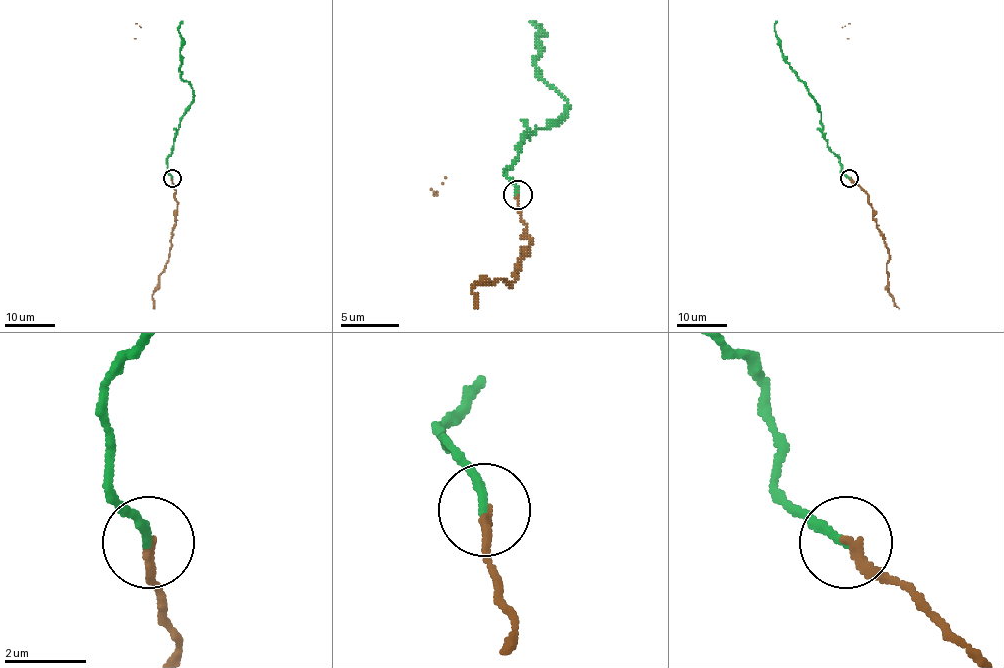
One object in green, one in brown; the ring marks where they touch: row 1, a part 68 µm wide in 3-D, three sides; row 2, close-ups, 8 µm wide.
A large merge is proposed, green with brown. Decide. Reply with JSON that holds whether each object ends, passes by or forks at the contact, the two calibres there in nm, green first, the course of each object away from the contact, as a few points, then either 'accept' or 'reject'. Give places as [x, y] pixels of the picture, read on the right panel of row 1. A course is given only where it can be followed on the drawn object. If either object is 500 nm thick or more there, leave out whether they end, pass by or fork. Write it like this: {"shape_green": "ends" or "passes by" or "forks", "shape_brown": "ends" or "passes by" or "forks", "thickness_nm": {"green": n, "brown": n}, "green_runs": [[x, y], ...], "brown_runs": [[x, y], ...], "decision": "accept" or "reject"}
{"shape_green": "ends", "shape_brown": "ends", "thickness_nm": {"green": 220, "brown": 240}, "green_runs": [[850, 178], [841, 171], [840, 159], [822, 132], [819, 109], [782, 52], [774, 31], [777, 21]], "brown_runs": [[850, 178], [867, 195], [872, 219], [883, 236], [889, 260], [888, 287], [899, 308]], "decision": "accept"}

